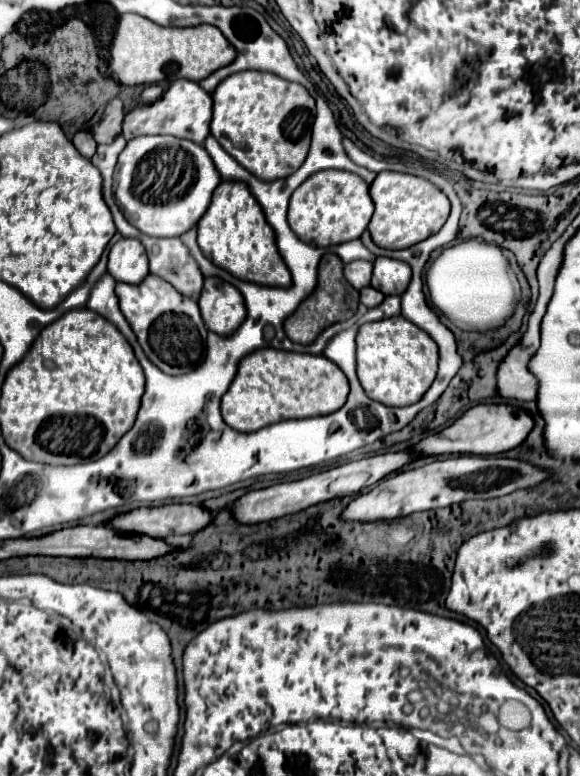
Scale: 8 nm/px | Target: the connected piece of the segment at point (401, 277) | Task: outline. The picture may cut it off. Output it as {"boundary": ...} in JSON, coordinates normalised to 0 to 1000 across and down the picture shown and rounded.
{"boundary":[[[648,332],[645,338],[645,353],[641,353],[641,369],[652,371],[662,379],[683,379],[690,381],[703,366],[707,366],[710,348],[700,338],[679,335],[679,332]]]}

